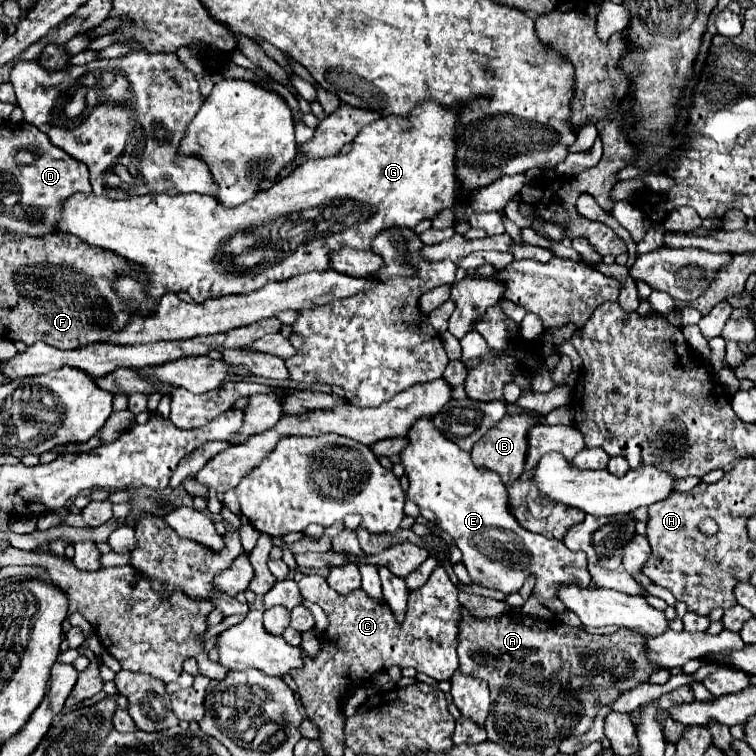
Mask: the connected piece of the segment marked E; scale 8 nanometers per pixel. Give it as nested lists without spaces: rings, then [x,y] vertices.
[[[432,417],[418,419],[410,427],[406,437],[408,437],[408,447],[406,447],[404,453],[400,453],[400,463],[404,467],[404,473],[408,475],[408,481],[410,481],[408,497],[412,501],[416,501],[418,507],[432,509],[438,515],[440,529],[448,531],[454,537],[458,549],[464,555],[462,563],[466,565],[466,569],[468,569],[468,573],[470,573],[470,577],[476,585],[490,587],[490,589],[502,591],[506,595],[512,595],[512,593],[520,591],[524,579],[530,573],[536,573],[534,593],[542,595],[544,599],[556,599],[556,587],[562,585],[562,583],[576,581],[582,587],[588,587],[590,573],[586,571],[586,555],[582,551],[572,553],[558,539],[546,539],[544,535],[536,535],[536,533],[530,533],[530,531],[522,529],[508,509],[508,495],[506,495],[506,487],[504,487],[502,479],[494,471],[478,469],[472,463],[470,453],[460,451],[460,447],[456,447],[456,443],[446,439],[432,425]]]

